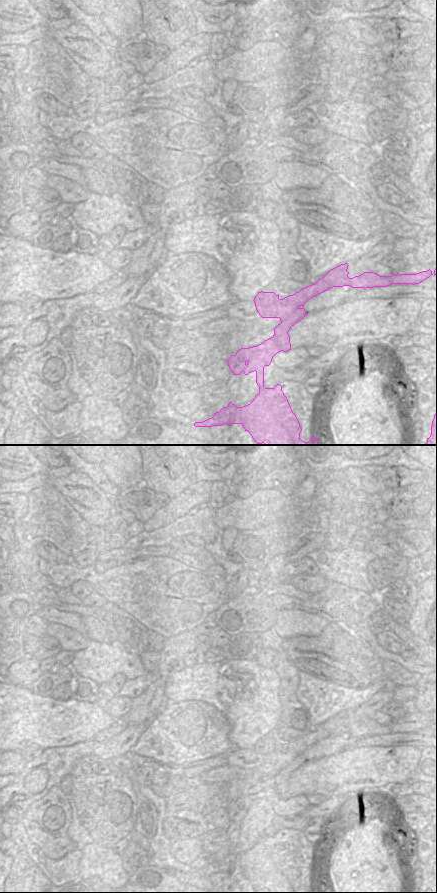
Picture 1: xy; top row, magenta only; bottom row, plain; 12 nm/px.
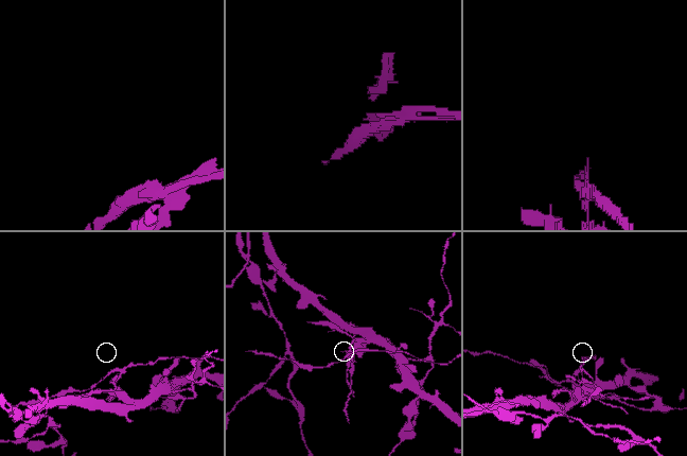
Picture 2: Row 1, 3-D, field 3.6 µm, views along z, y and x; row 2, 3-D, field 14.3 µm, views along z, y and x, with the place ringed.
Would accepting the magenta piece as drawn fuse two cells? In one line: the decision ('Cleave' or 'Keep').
Cleave

